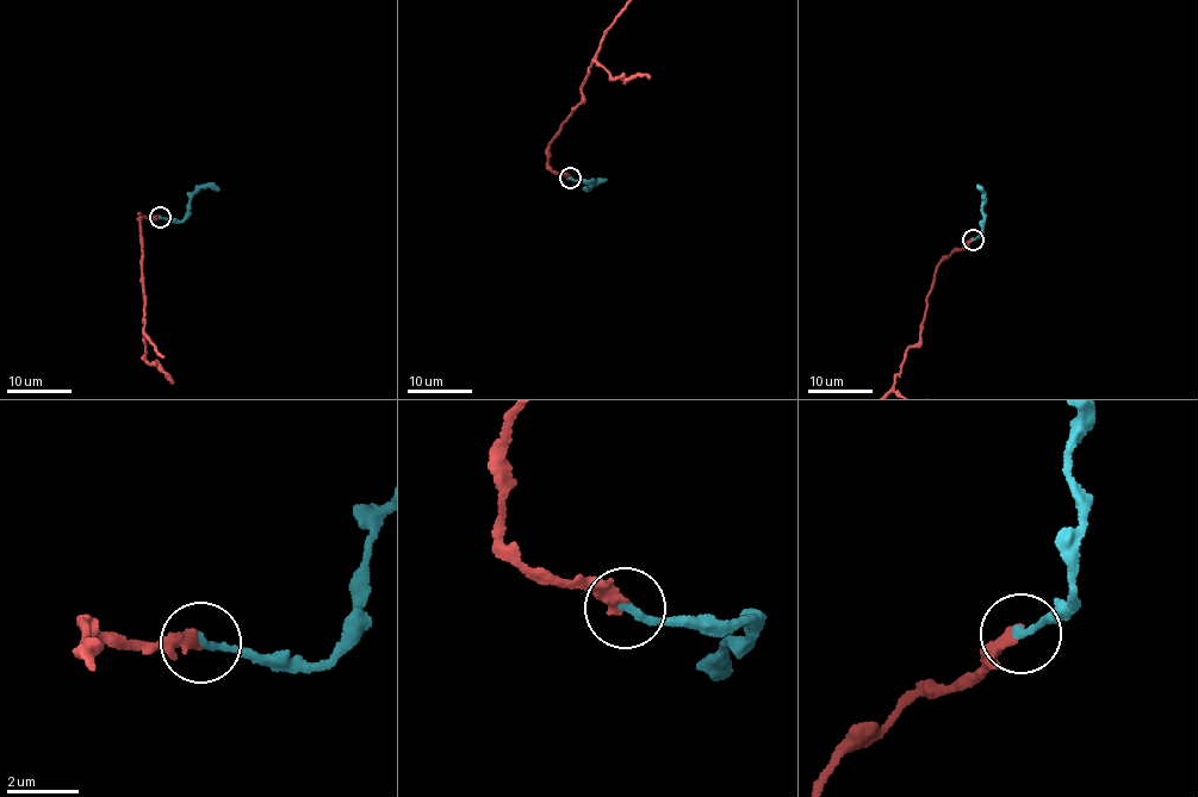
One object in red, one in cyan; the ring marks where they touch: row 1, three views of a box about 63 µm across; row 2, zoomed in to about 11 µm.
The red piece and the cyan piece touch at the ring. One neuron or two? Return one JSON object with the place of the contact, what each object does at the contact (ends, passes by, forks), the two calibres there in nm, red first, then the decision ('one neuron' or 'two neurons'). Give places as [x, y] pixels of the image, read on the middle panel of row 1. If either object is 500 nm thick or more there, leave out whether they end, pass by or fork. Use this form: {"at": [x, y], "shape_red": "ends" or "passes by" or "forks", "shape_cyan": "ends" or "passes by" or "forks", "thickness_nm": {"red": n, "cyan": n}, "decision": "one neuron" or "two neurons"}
{"at": [570, 178], "shape_red": "ends", "shape_cyan": "ends", "thickness_nm": {"red": 340, "cyan": 240}, "decision": "one neuron"}

